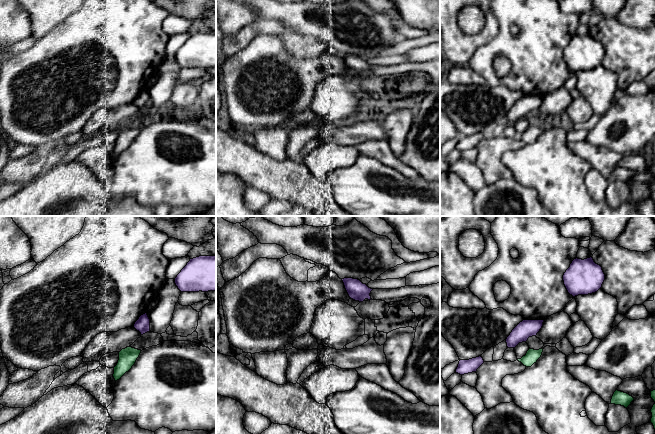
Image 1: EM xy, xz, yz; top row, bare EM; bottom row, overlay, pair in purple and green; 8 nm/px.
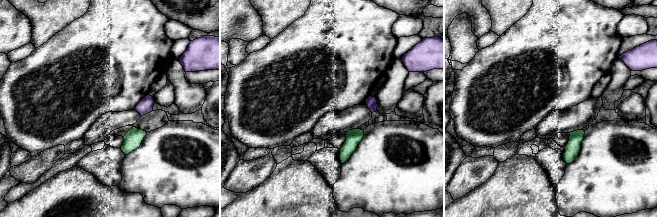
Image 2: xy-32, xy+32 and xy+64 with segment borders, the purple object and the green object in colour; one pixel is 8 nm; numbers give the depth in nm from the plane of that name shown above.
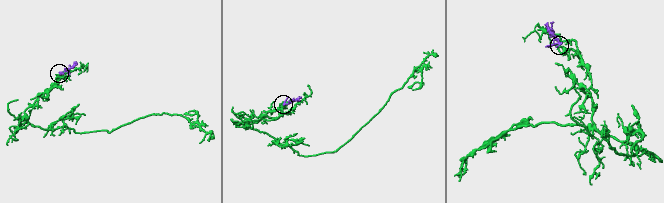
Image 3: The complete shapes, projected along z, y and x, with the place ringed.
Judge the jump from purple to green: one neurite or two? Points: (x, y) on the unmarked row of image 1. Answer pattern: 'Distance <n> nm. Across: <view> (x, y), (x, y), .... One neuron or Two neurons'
Distance 60 nm. Across: yz (525, 117), (529, 124). Two neurons

